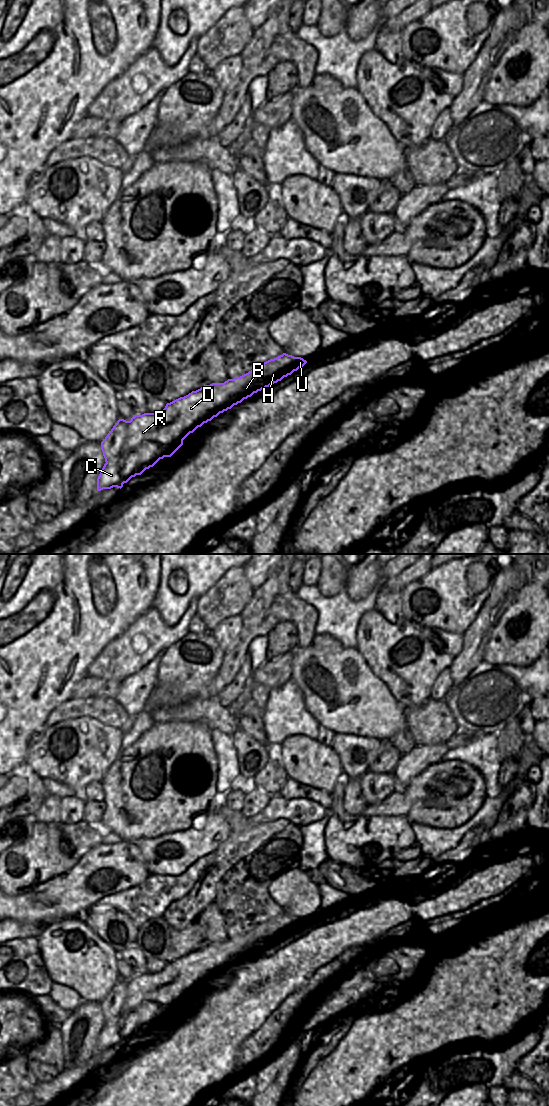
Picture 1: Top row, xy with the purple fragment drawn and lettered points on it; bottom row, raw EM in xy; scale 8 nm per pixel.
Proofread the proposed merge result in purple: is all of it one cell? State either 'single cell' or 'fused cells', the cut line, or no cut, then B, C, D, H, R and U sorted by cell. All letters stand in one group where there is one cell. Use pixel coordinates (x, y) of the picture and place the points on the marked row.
fused cells; cut in xy along (182, 439), (144, 440), (129, 450), (123, 450), (106, 462); B D H R U / C

